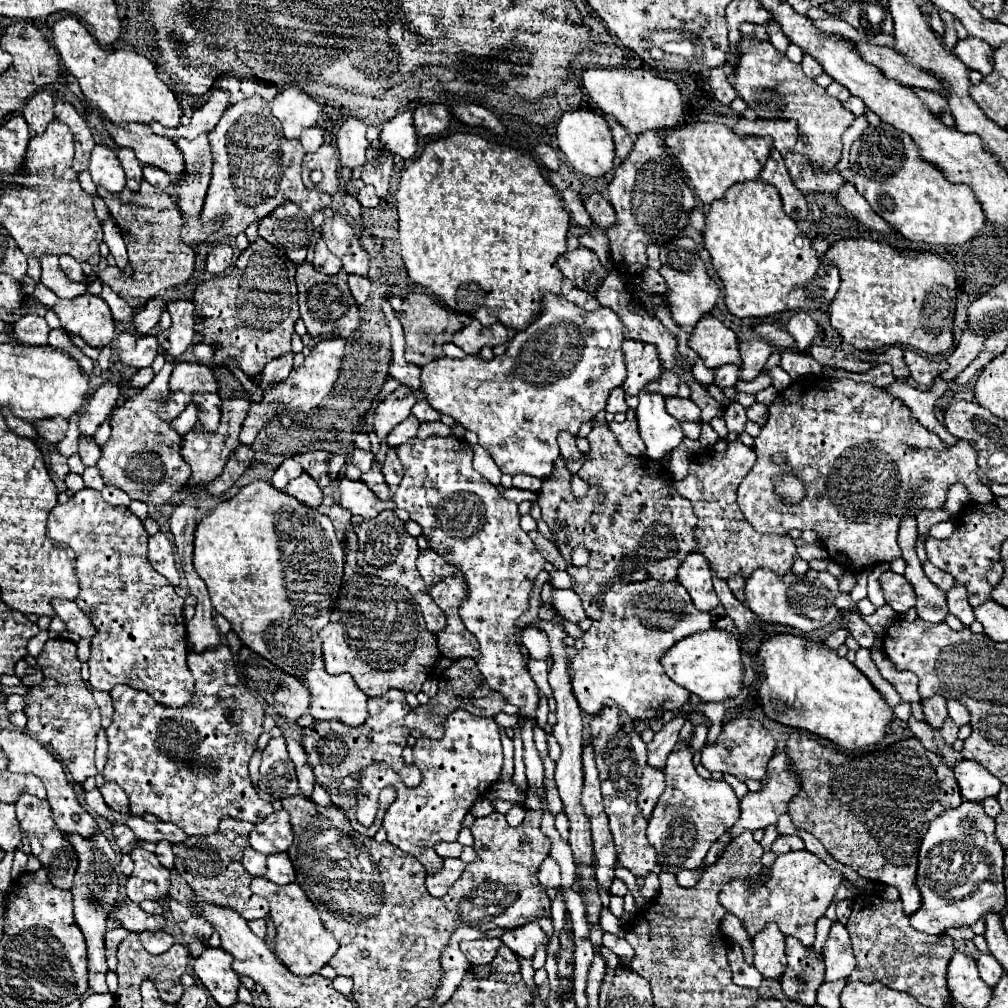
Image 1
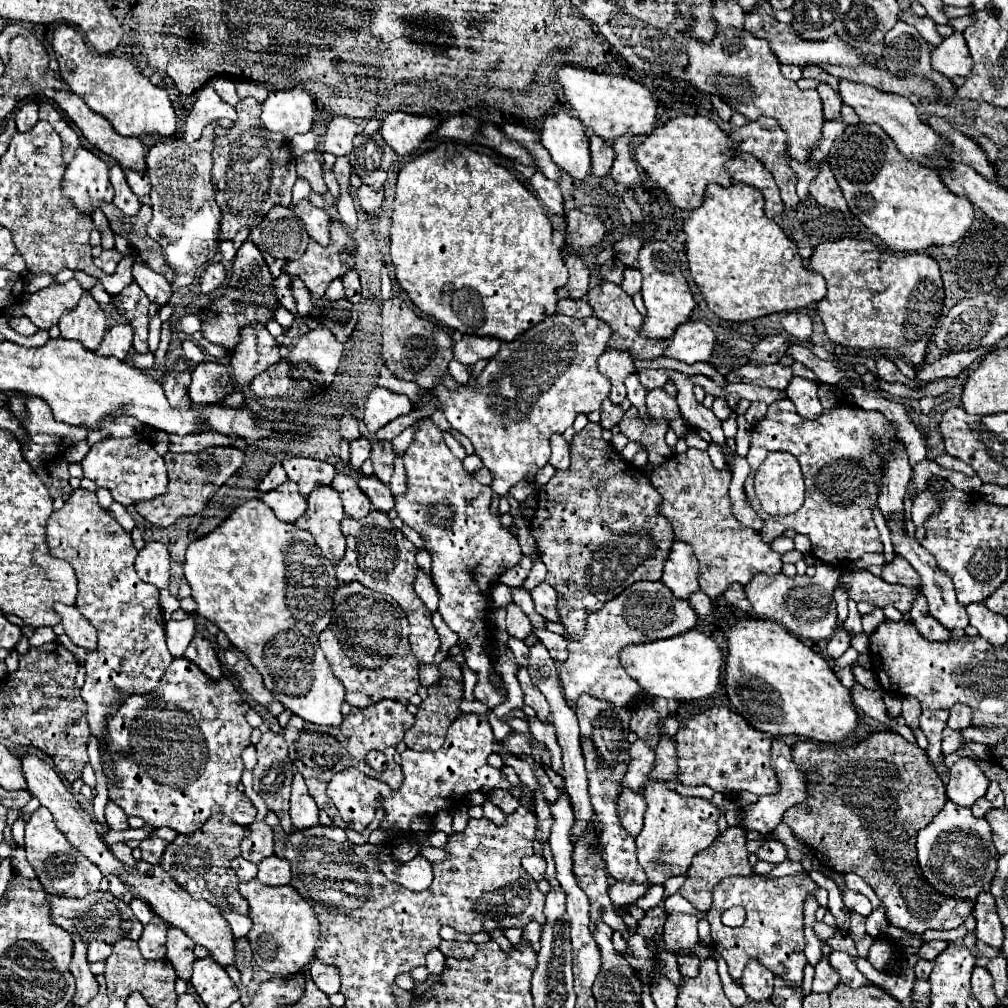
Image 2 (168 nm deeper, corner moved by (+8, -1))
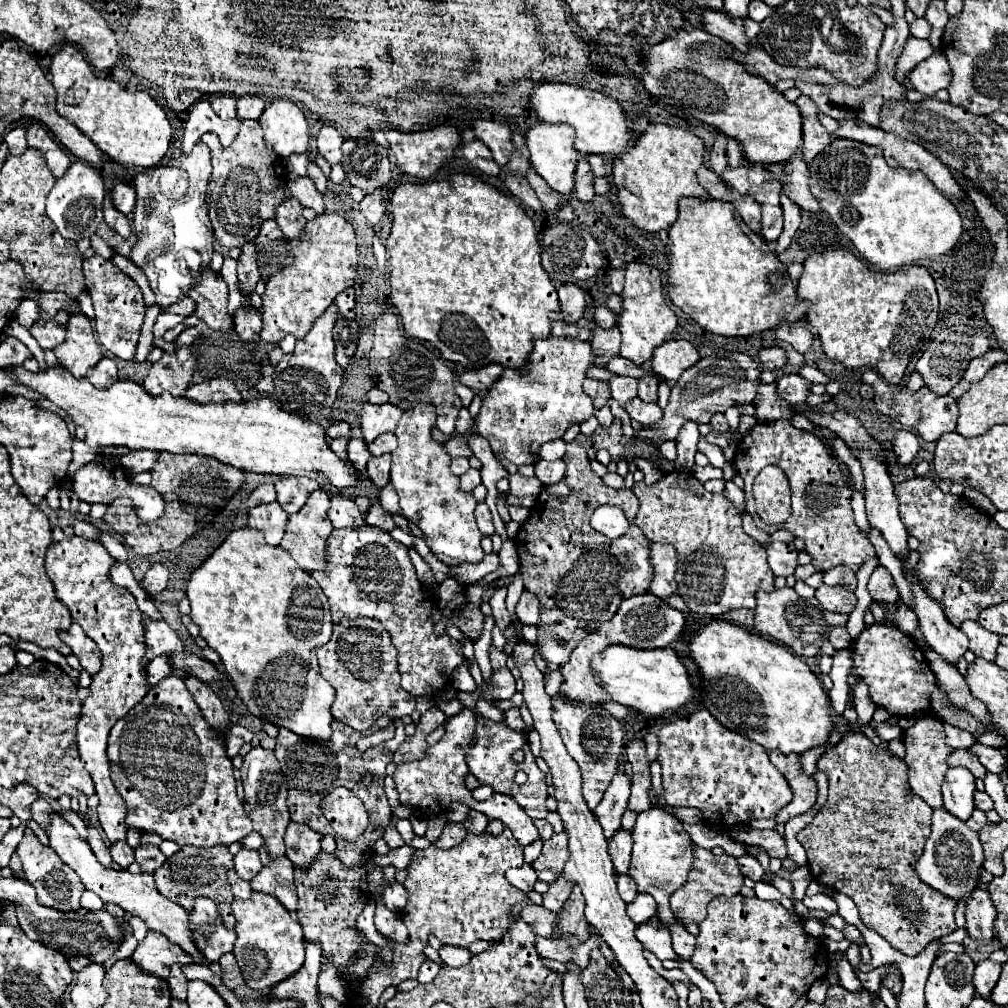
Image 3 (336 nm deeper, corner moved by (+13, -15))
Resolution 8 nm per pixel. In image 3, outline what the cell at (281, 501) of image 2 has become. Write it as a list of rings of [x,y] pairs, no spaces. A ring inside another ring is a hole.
[[[273,501],[273,503],[249,509],[247,525],[253,529],[261,529],[269,545],[279,545],[283,531],[287,527],[287,519],[289,519],[287,511],[283,511],[283,507],[279,507],[279,503]]]

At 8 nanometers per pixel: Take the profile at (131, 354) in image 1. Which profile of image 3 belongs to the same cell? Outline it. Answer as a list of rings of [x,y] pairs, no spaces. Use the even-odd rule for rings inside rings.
[[[93,255],[83,261],[83,273],[85,273],[87,291],[89,291],[89,295],[93,299],[93,307],[95,307],[97,341],[105,349],[109,349],[115,357],[133,359],[135,349],[137,349],[139,331],[143,325],[143,317],[145,317],[145,303],[143,303],[141,289],[129,275],[125,275],[109,259],[103,259],[99,255]]]

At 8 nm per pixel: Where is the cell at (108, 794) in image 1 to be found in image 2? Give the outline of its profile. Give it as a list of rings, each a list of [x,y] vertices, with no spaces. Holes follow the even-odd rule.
[[[108,801],[108,805],[106,805],[106,823],[114,831],[128,829],[128,817],[126,817],[126,813],[116,803],[112,803],[112,801]]]

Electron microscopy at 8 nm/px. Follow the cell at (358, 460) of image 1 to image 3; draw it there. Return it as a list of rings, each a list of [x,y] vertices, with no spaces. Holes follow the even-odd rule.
[[[351,439],[349,441],[349,447],[347,447],[347,453],[349,453],[349,461],[355,463],[355,469],[359,473],[363,473],[367,461],[371,459],[371,453],[367,449],[367,443],[363,439]]]

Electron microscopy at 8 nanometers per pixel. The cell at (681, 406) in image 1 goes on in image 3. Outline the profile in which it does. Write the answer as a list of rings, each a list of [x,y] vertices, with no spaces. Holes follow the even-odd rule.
[[[639,397],[633,399],[631,403],[627,403],[625,411],[631,415],[631,419],[635,419],[637,423],[641,423],[645,427],[655,425],[663,417],[663,411],[657,403],[647,403],[647,401],[641,401]]]

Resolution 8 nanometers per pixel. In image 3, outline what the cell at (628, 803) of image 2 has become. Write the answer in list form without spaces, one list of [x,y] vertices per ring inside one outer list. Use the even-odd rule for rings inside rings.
[[[619,827],[619,831],[615,831],[613,839],[609,841],[609,855],[613,861],[615,873],[627,873],[629,871],[631,847],[633,847],[633,833]]]

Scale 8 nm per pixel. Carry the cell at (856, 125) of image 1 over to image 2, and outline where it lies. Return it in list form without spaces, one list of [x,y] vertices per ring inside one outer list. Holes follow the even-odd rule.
[[[788,161],[788,165],[790,165],[790,169],[798,175],[798,197],[800,199],[806,199],[808,197],[808,185],[810,185],[810,181],[818,175],[818,169],[820,169],[820,165],[816,165],[816,167],[808,167],[806,163],[798,163],[798,161]]]

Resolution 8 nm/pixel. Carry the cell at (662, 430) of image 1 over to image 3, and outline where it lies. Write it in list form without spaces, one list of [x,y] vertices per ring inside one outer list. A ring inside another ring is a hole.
[[[617,375],[615,379],[609,381],[609,385],[611,385],[611,397],[613,397],[621,407],[625,407],[631,399],[637,397],[637,379],[633,379],[633,377]]]

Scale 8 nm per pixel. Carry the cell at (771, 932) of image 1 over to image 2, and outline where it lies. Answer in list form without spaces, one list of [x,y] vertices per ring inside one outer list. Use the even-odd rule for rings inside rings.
[[[750,961],[744,969],[740,985],[748,999],[766,1001],[774,991],[774,975],[768,973],[768,969],[764,969],[764,965],[760,965],[758,961]]]

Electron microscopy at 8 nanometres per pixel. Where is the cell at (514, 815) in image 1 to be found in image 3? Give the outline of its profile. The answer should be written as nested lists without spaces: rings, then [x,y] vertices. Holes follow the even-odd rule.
[[[471,811],[469,817],[467,817],[467,821],[465,821],[465,827],[467,827],[469,833],[481,835],[485,831],[487,823],[489,823],[489,819],[485,815],[479,815],[479,811]]]

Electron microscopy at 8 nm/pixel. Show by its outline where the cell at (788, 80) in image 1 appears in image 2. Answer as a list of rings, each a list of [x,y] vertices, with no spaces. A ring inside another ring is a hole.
[[[730,29],[730,47],[724,47],[728,49],[728,55],[724,55],[726,51],[716,53],[716,49],[712,49],[714,41],[722,41],[722,47],[728,45],[728,39],[718,39],[718,35],[710,43],[702,43],[692,37],[684,39],[684,51],[688,55],[684,81],[696,91],[720,95],[724,103],[728,103],[734,111],[746,115],[750,121],[756,121],[760,115],[774,117],[780,129],[792,139],[792,147],[788,147],[786,153],[792,159],[804,163],[808,157],[808,149],[818,143],[824,125],[822,101],[818,97],[818,91],[802,91],[794,81],[788,81],[780,71],[780,63],[768,49],[768,41],[764,39],[742,33],[742,29]]]

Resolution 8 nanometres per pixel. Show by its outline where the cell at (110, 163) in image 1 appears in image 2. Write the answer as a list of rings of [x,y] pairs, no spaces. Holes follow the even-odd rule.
[[[84,147],[66,165],[60,189],[82,215],[92,215],[100,203],[110,203],[114,197],[106,163]]]

